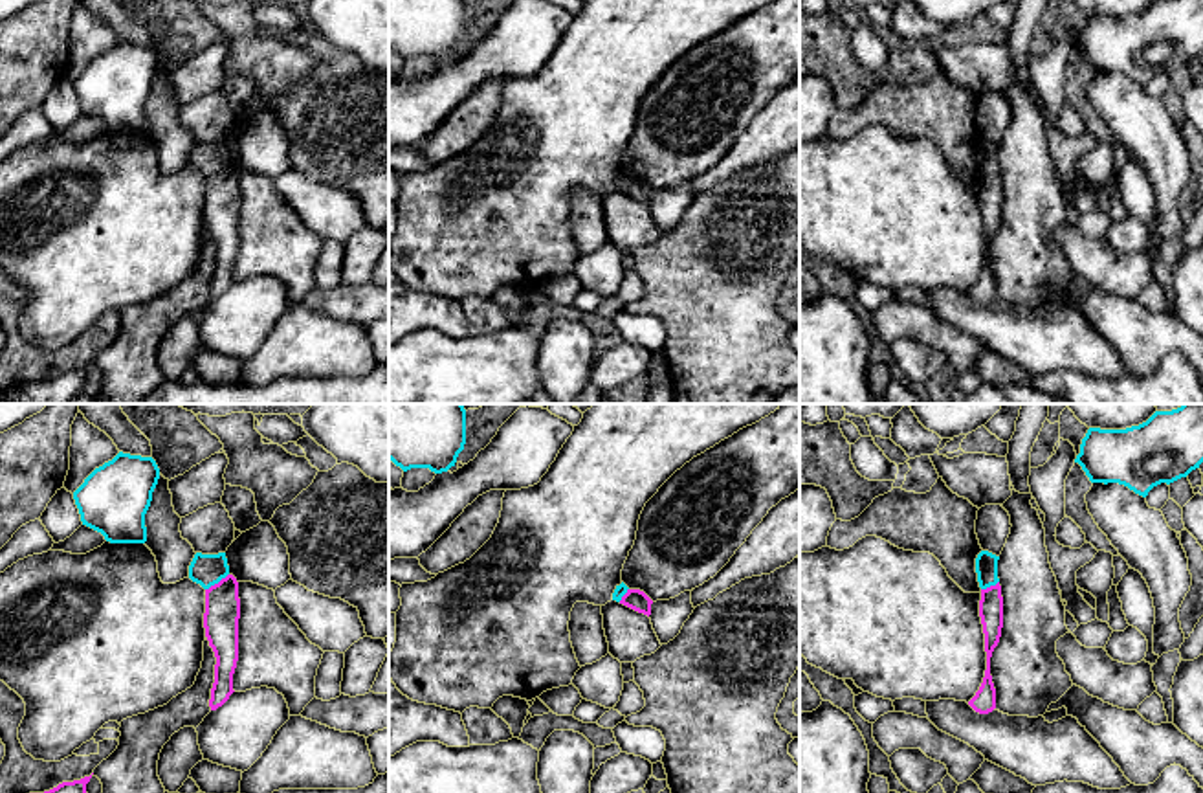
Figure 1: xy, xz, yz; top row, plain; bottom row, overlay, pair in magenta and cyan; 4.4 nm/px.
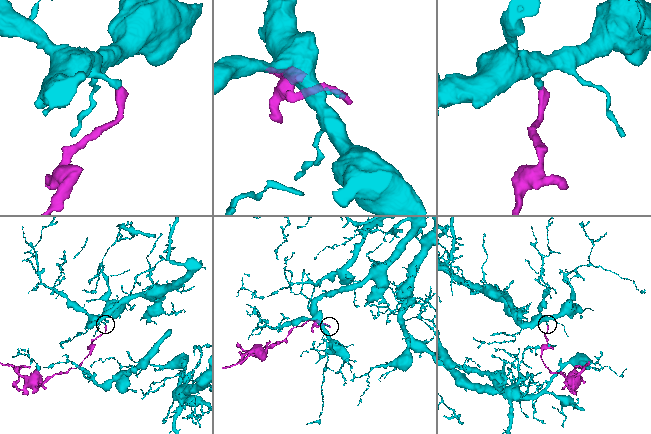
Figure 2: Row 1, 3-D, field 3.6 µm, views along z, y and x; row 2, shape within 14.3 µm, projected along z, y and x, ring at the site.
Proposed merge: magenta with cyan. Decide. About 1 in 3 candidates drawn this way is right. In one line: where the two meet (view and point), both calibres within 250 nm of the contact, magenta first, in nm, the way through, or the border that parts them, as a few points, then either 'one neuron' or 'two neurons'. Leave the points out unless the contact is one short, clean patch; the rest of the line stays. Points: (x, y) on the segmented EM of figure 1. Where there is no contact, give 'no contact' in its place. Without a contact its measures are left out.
xy (219, 582) | 160/140 nm | along xy (228, 573), (206, 590) | two neurons

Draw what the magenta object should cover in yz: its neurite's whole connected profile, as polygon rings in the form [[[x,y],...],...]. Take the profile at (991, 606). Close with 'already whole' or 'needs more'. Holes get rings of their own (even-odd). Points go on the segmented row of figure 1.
[[[999,582],[981,589],[979,617],[985,633],[987,670],[979,690],[968,701],[968,705],[979,714],[988,714],[996,709],[996,688],[990,676],[990,657],[999,642],[1003,628],[1003,597]]] | already whole

